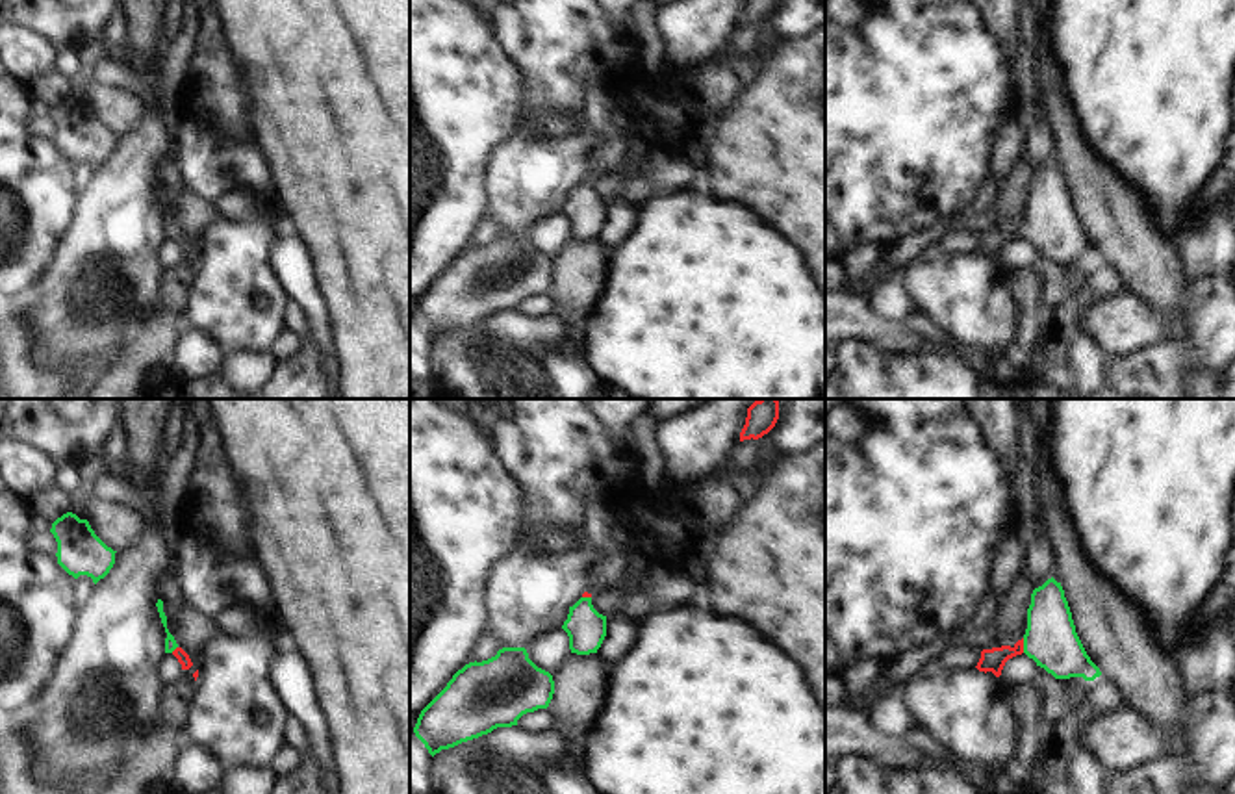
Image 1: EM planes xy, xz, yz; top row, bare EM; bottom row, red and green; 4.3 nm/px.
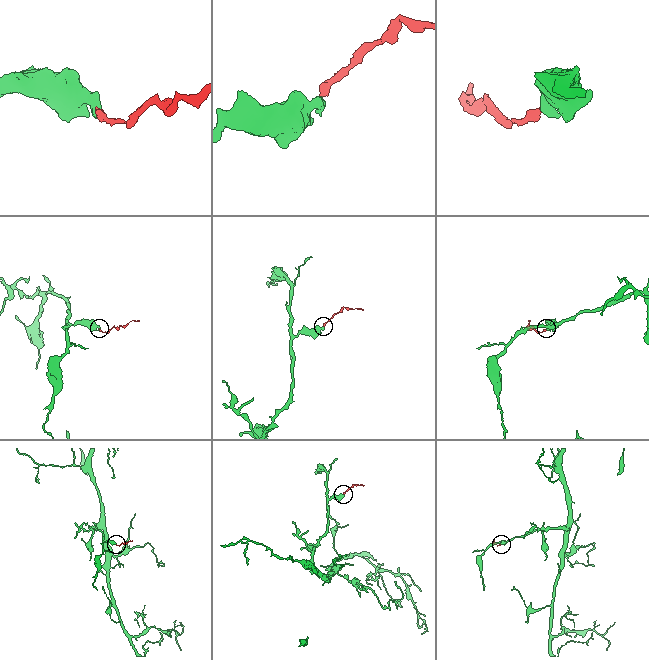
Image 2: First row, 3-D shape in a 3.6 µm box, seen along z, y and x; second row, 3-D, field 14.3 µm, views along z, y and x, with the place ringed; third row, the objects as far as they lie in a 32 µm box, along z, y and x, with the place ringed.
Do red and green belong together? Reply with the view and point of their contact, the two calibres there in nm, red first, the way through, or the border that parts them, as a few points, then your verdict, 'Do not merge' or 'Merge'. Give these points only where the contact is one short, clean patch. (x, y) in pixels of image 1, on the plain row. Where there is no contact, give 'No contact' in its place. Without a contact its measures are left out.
Touches red at yz (1022, 230). Thickness 100 nm (red) against 220 nm. Path across: yz (994, 243), (1022, 230), (1050, 223). Merge.

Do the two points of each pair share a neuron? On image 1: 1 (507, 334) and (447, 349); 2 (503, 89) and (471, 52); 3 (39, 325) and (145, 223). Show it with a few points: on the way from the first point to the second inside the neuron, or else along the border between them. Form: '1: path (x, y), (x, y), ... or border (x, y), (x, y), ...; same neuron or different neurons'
1: path (492, 342), (479, 349), (462, 349); same neuron
2: path (494, 80), (475, 62); same neuron
3: path (65, 303), (119, 249); same neuron

